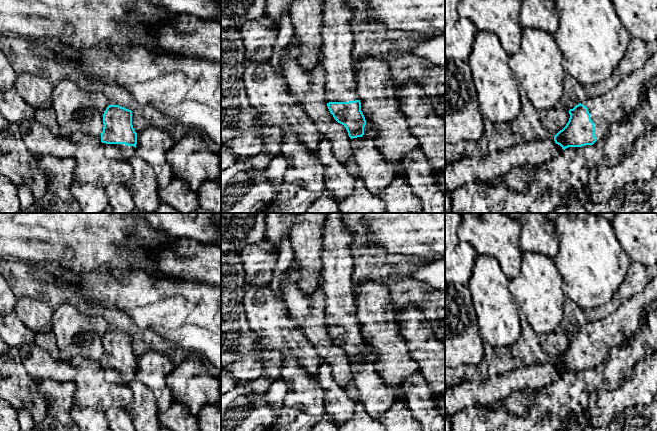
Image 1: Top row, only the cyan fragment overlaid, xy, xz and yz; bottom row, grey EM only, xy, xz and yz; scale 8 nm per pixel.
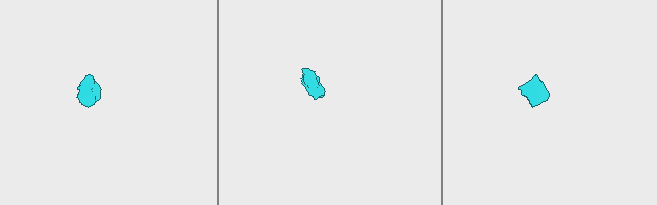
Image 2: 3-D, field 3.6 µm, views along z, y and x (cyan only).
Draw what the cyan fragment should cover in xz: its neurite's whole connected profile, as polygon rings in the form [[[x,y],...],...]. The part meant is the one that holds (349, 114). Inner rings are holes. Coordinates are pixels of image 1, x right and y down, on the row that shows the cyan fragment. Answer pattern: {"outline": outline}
{"outline": [[[325,0],[322,17],[321,60],[325,77],[325,103],[334,119],[346,128],[351,139],[362,137],[366,120],[361,111],[353,69],[355,34],[350,28],[353,9],[344,0]]]}

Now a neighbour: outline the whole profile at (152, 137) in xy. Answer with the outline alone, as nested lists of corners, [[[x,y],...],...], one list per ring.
[[[153,125],[137,134],[135,155],[148,162],[154,169],[159,187],[167,186],[173,178],[165,154],[176,142],[170,132]]]

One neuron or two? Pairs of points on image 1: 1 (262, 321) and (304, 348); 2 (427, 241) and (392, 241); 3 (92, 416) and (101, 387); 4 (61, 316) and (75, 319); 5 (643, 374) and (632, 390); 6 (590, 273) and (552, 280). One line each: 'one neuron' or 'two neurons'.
1: one neuron
2: one neuron
3: two neurons
4: one neuron
5: one neuron
6: two neurons

